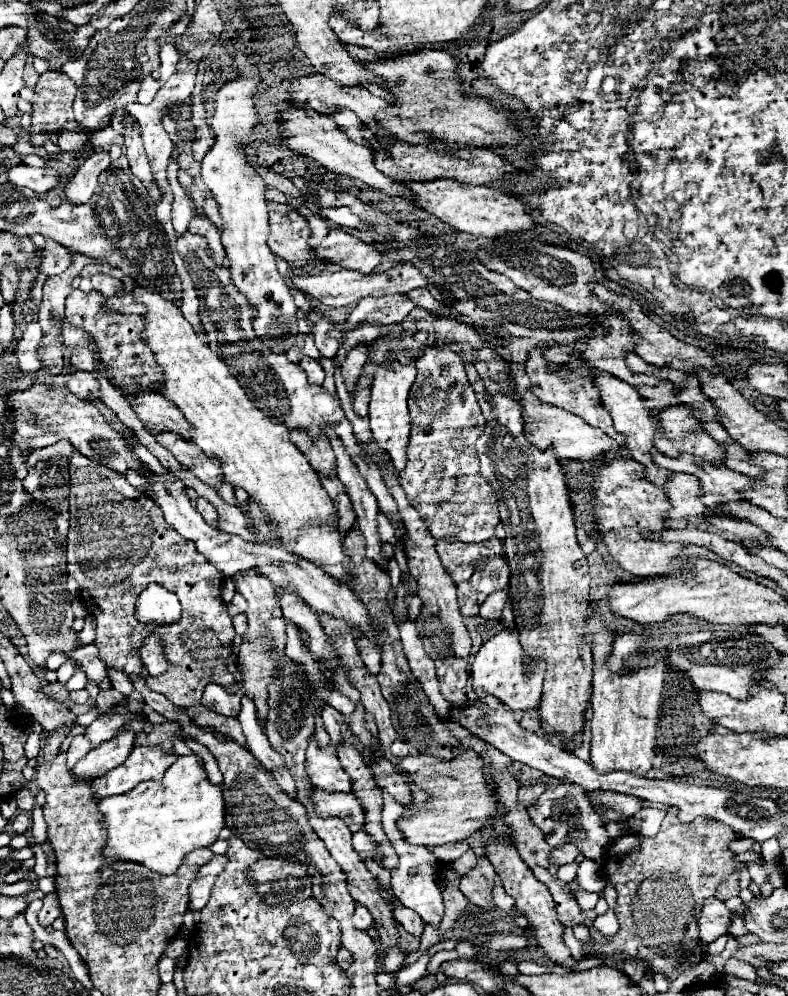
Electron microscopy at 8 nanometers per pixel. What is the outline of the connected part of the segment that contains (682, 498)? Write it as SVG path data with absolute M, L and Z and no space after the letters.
M671 474L671 480L667 482L665 494L671 502L671 510L667 512L667 518L687 518L687 516L701 516L703 514L703 502L701 502L701 482L693 474Z

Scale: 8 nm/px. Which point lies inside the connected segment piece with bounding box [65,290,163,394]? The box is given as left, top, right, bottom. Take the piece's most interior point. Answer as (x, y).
(123, 350)

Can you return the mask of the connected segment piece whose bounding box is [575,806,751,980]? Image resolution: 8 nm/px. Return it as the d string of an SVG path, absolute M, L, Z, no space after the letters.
M671 806L665 814L659 834L647 838L637 834L625 834L611 842L603 876L605 882L617 890L615 916L619 920L619 932L605 936L605 940L591 938L583 942L583 960L575 962L575 972L597 966L597 956L603 960L617 956L631 956L645 960L653 974L661 974L667 980L687 974L697 968L691 960L699 938L697 918L707 898L715 896L719 886L729 878L739 878L739 888L747 888L751 882L745 862L735 858L729 844L737 840L735 832L719 820L697 816L689 824L679 822L679 810Z

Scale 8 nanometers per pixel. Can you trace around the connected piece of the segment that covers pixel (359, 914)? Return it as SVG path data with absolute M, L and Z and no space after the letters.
M357 904L355 914L353 914L353 924L355 924L355 928L359 928L359 930L369 930L369 928L373 926L373 916L371 916L371 912L369 912L367 908L363 908L361 904Z

